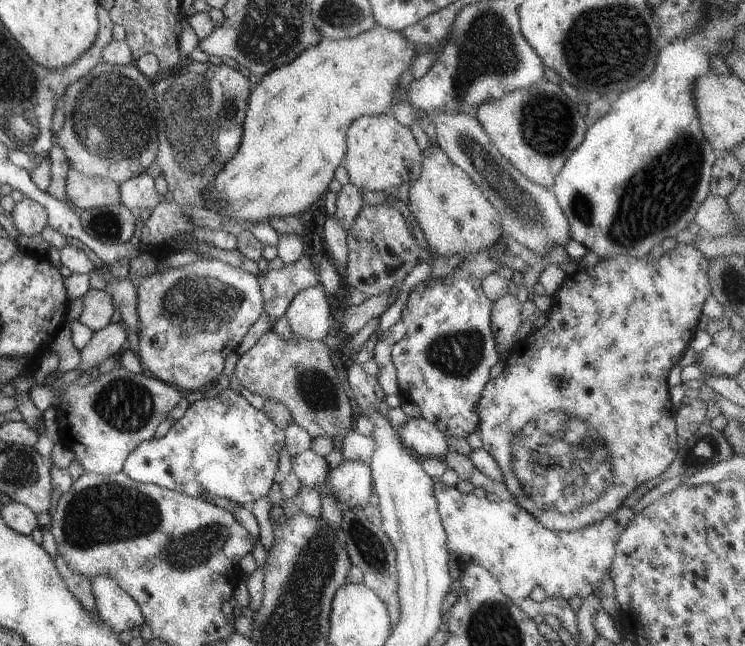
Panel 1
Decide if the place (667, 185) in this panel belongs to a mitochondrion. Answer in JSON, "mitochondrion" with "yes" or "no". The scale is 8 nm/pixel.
{"mitochondrion":"yes"}

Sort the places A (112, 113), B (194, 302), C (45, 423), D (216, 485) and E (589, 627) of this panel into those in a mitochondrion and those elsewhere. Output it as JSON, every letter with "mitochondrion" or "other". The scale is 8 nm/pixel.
{"A":"mitochondrion","B":"mitochondrion","C":"other","D":"other","E":"other"}

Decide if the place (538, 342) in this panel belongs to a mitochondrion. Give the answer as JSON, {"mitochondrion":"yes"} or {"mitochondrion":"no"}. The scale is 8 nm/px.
{"mitochondrion":"no"}

